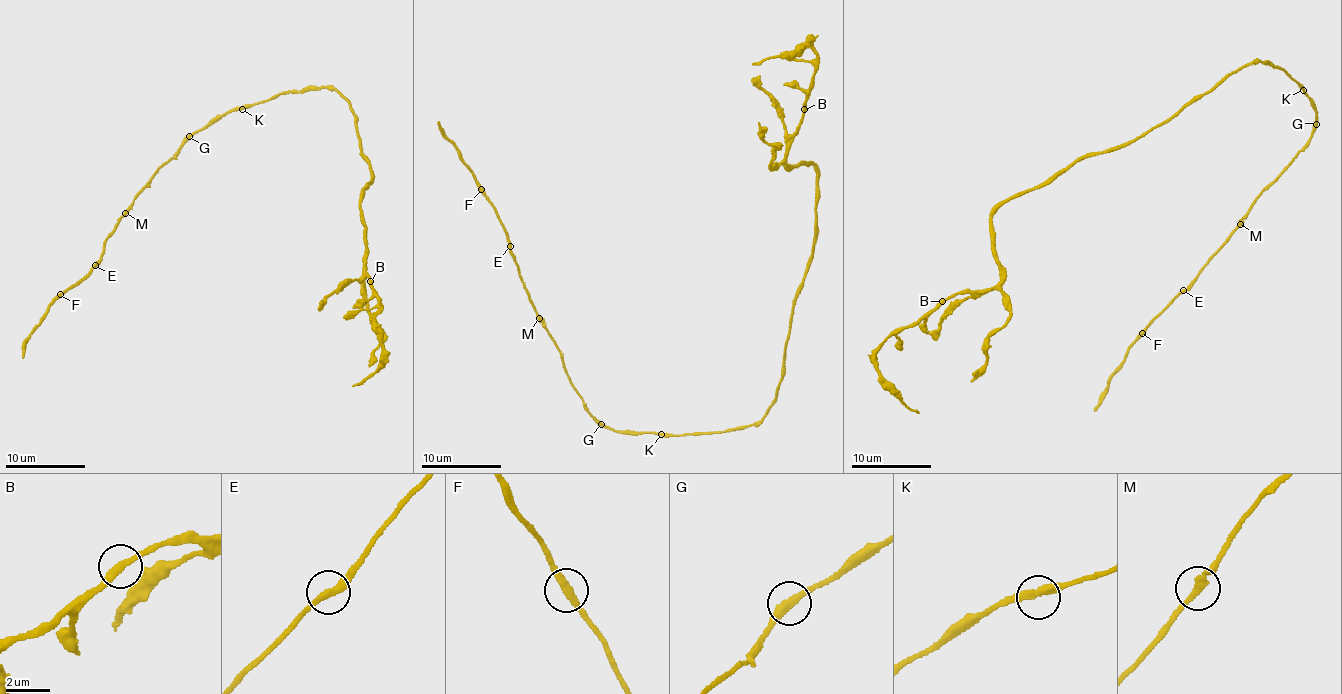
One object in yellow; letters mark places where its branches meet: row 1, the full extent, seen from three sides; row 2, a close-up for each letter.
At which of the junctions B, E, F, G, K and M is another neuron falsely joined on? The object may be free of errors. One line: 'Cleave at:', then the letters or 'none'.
Cleave at: none

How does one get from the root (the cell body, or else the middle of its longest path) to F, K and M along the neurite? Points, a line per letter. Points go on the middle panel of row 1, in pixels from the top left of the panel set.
F: (774, 399), (760, 421), (722, 432), (608, 429), (572, 385), (519, 276), (506, 229), (480, 189)
K: (774, 399), (762, 419), (753, 424), (722, 432), (661, 434)
M: (774, 399), (760, 421), (722, 432), (664, 435), (613, 431), (590, 415), (567, 374), (559, 348), (540, 318)

